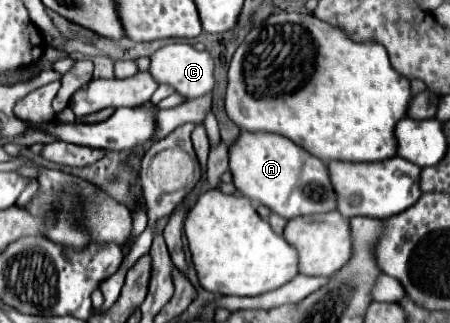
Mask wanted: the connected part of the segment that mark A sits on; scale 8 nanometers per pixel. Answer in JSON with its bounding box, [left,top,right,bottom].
[229,131,337,219]

